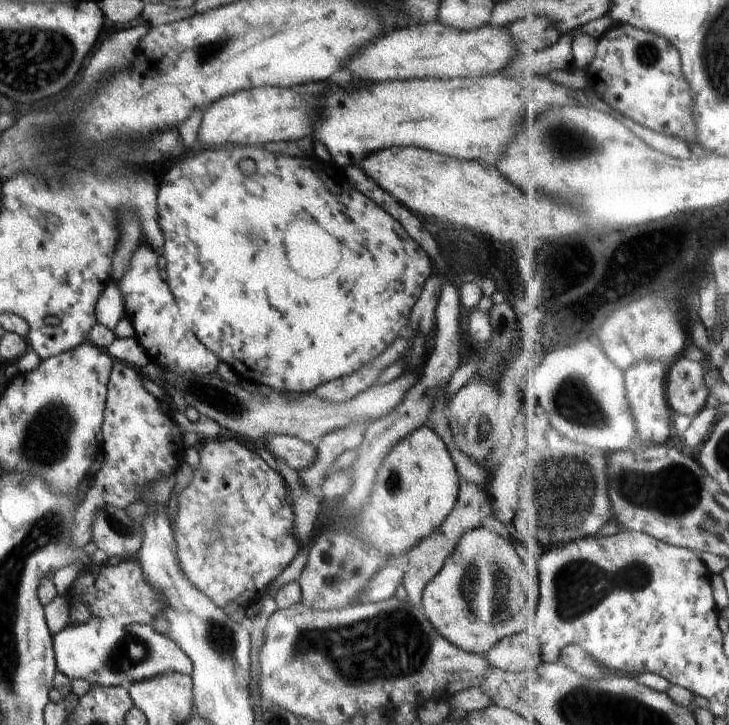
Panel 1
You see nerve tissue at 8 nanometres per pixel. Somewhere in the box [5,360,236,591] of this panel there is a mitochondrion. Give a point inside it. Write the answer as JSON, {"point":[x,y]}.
{"point":[46,443]}

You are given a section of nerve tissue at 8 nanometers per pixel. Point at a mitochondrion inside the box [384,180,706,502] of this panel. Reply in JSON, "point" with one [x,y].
{"point":[574,402]}

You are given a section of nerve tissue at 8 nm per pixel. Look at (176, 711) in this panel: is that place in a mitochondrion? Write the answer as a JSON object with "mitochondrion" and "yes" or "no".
{"mitochondrion":"no"}

